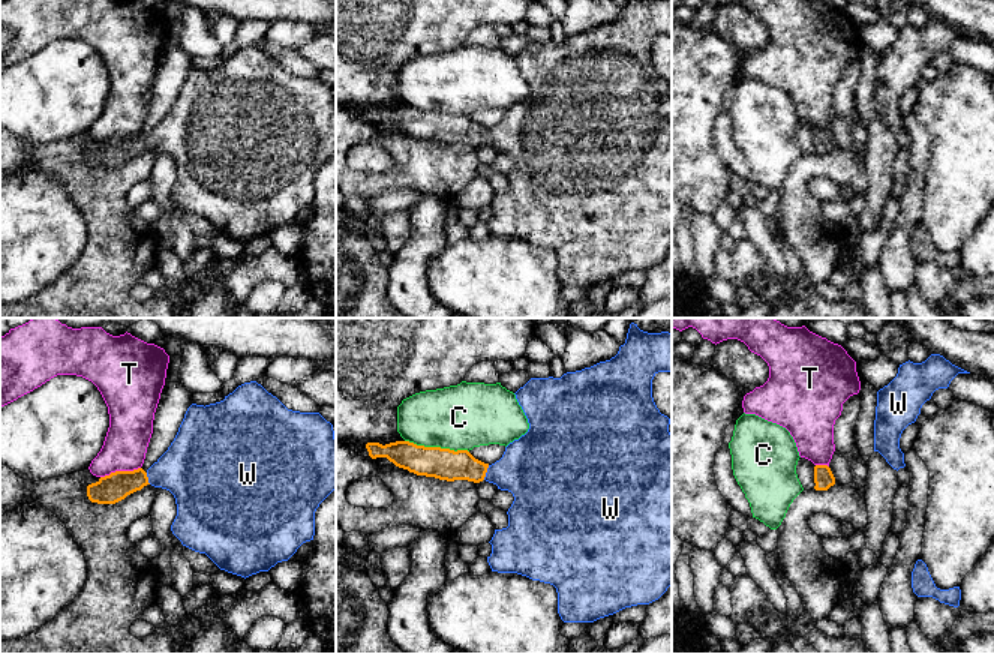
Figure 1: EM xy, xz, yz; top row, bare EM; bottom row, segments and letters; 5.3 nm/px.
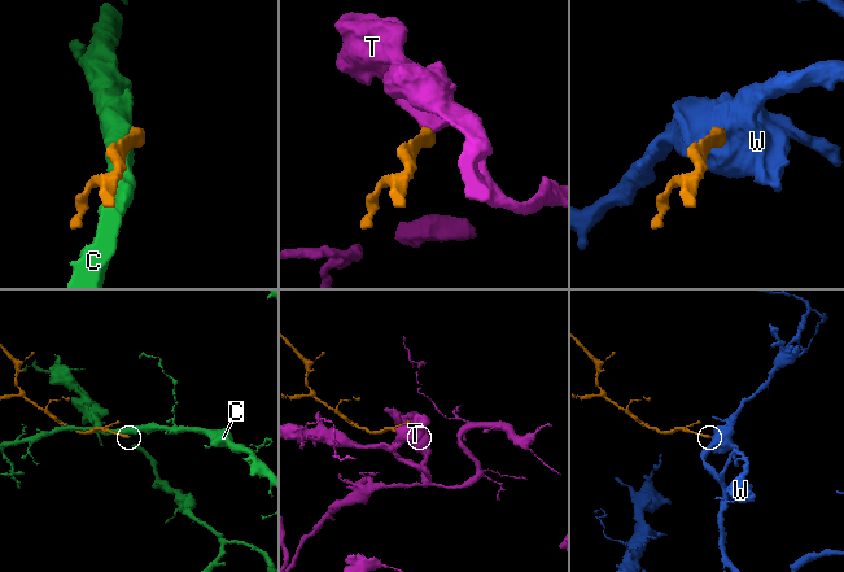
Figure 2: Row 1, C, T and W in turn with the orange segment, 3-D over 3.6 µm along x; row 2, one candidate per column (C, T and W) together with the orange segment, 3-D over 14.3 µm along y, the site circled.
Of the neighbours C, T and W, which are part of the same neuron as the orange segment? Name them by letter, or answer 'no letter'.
W

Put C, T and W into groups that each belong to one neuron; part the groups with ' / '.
C / T / W

